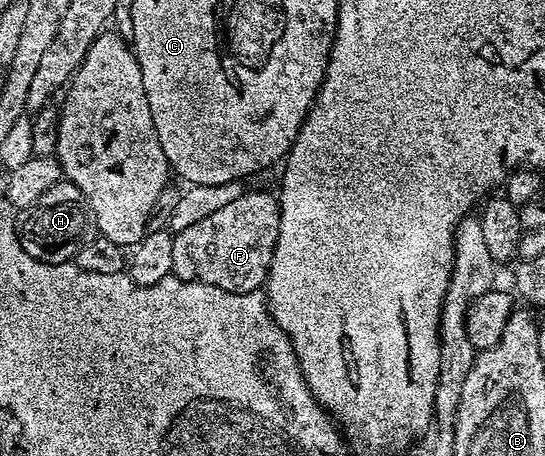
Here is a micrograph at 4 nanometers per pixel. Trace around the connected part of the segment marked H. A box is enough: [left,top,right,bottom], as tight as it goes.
[17,181,94,263]

